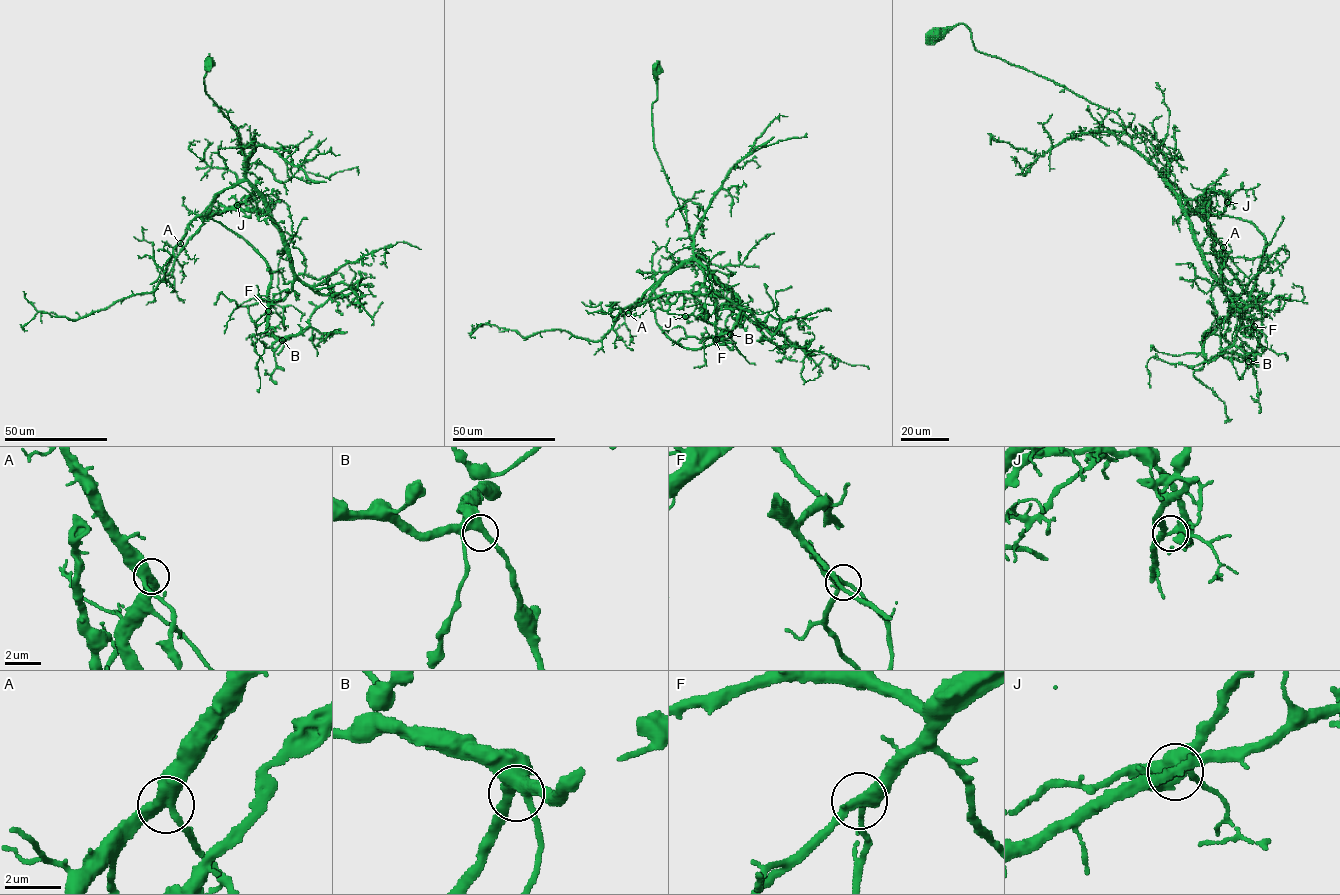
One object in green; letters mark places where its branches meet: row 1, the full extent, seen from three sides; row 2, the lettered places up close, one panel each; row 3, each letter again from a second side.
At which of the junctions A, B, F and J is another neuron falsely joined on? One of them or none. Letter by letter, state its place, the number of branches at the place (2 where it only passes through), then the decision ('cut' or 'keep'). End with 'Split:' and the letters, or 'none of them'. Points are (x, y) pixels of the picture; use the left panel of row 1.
A: place (180, 243); branches 3; keep
B: place (282, 340); branches 3; keep
F: place (268, 311); branches 3; keep
J: place (237, 205); branches 3; cut
Split: J

